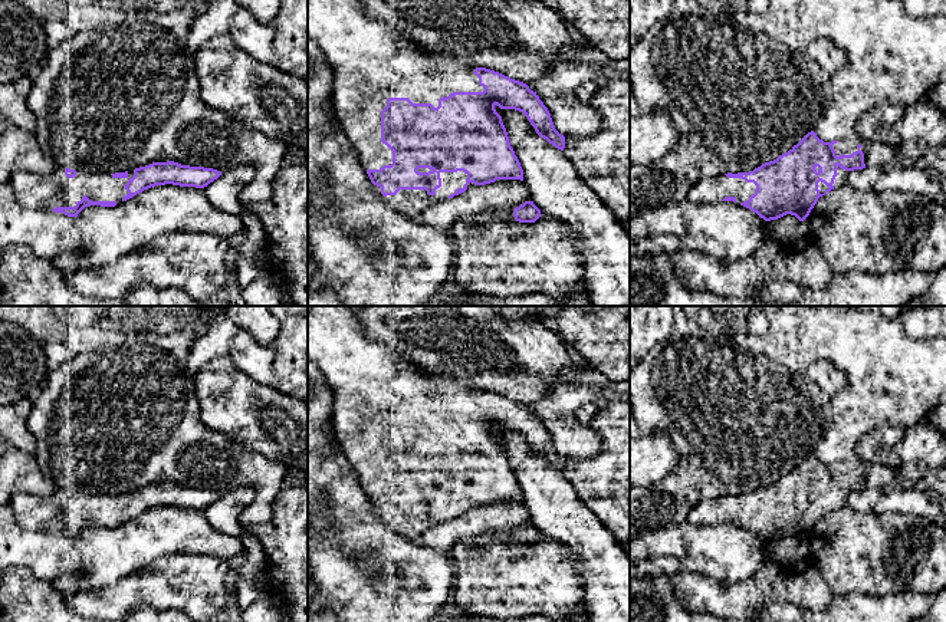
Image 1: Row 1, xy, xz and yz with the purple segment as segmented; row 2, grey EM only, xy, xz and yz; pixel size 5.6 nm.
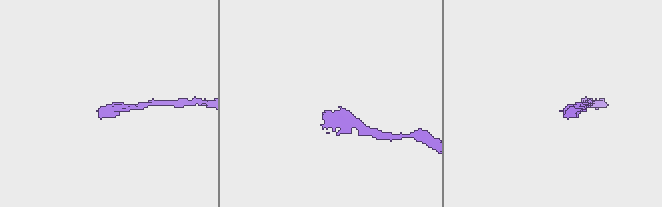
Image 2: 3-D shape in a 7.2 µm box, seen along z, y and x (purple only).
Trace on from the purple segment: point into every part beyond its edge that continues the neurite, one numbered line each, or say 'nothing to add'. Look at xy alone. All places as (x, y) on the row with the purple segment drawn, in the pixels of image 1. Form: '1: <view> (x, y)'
1: xy (35, 191)

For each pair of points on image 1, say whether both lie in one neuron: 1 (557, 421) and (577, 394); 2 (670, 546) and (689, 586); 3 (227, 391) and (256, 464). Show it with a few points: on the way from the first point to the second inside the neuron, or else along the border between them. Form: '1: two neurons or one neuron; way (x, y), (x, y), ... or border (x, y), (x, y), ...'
1: one neuron; way (558, 414), (570, 401)
2: two neurons; border (680, 568), (705, 575), (713, 581)
3: two neurons; border (220, 434), (230, 435), (250, 450), (282, 463)

